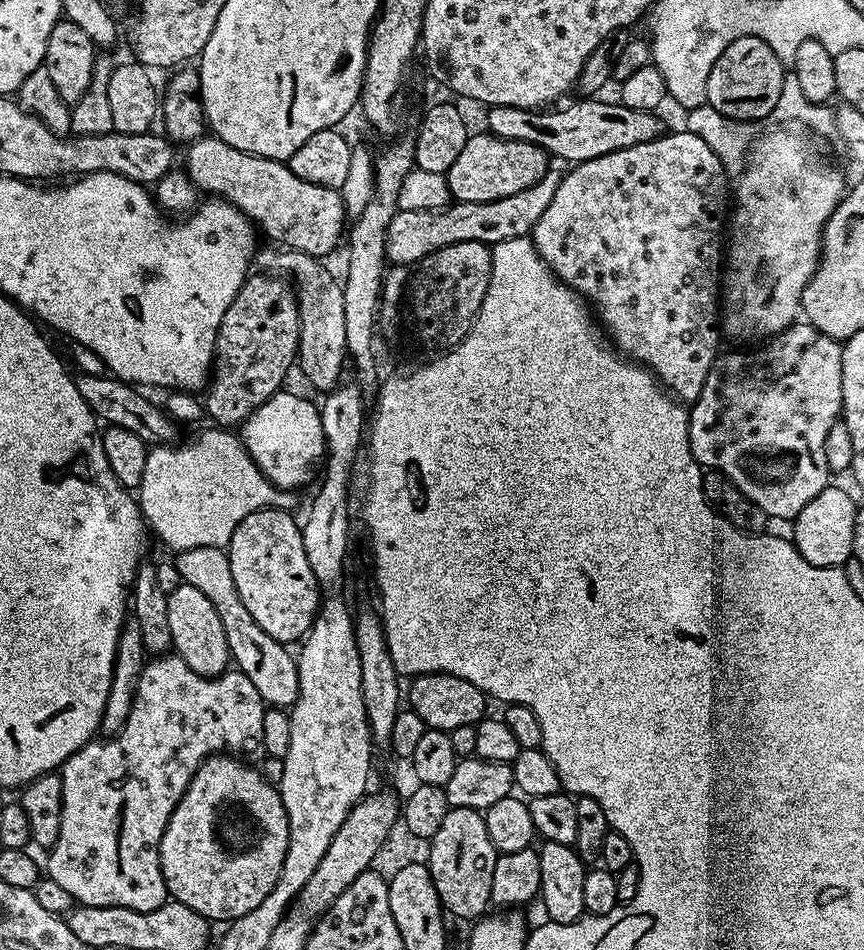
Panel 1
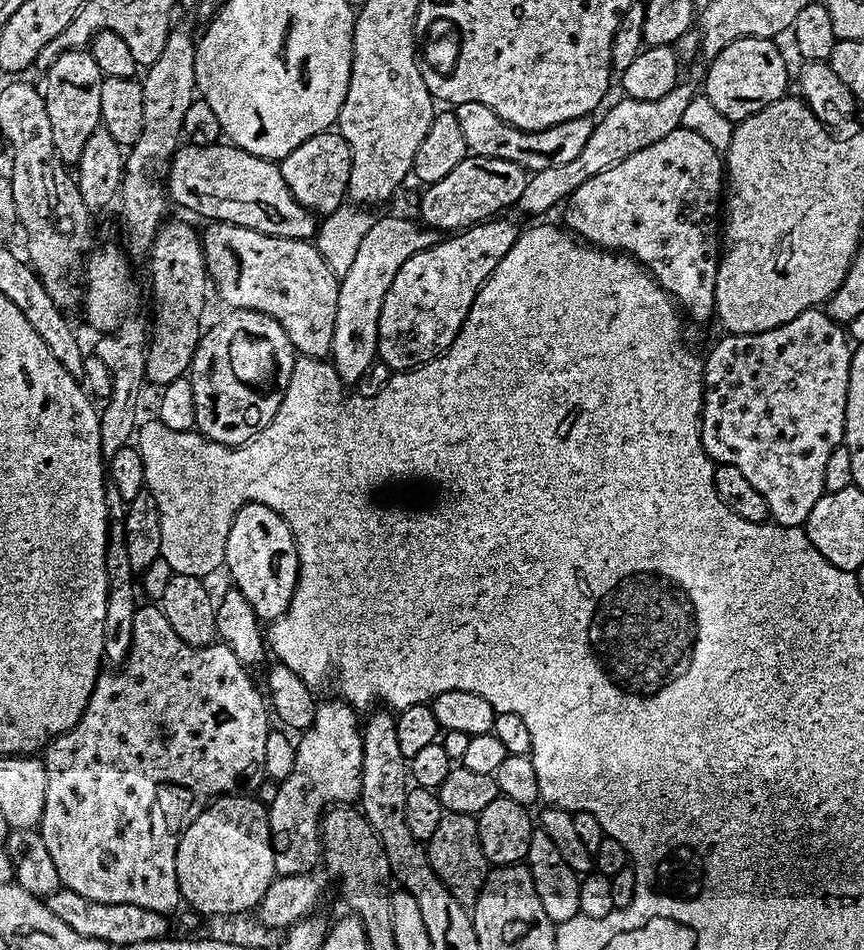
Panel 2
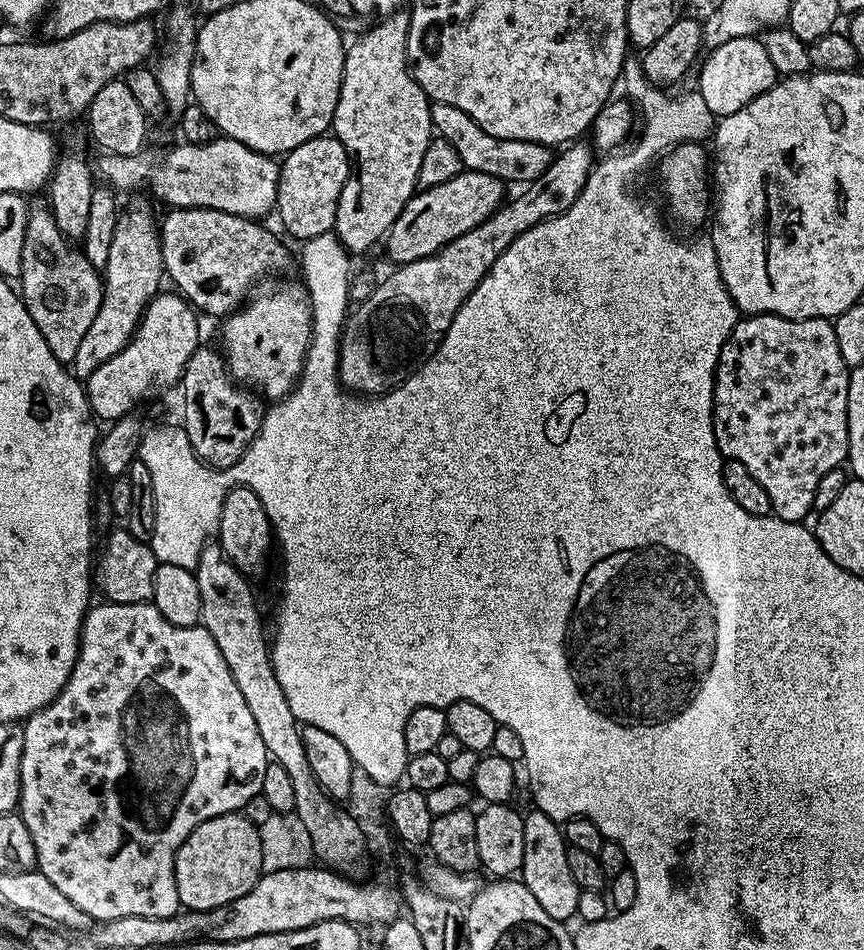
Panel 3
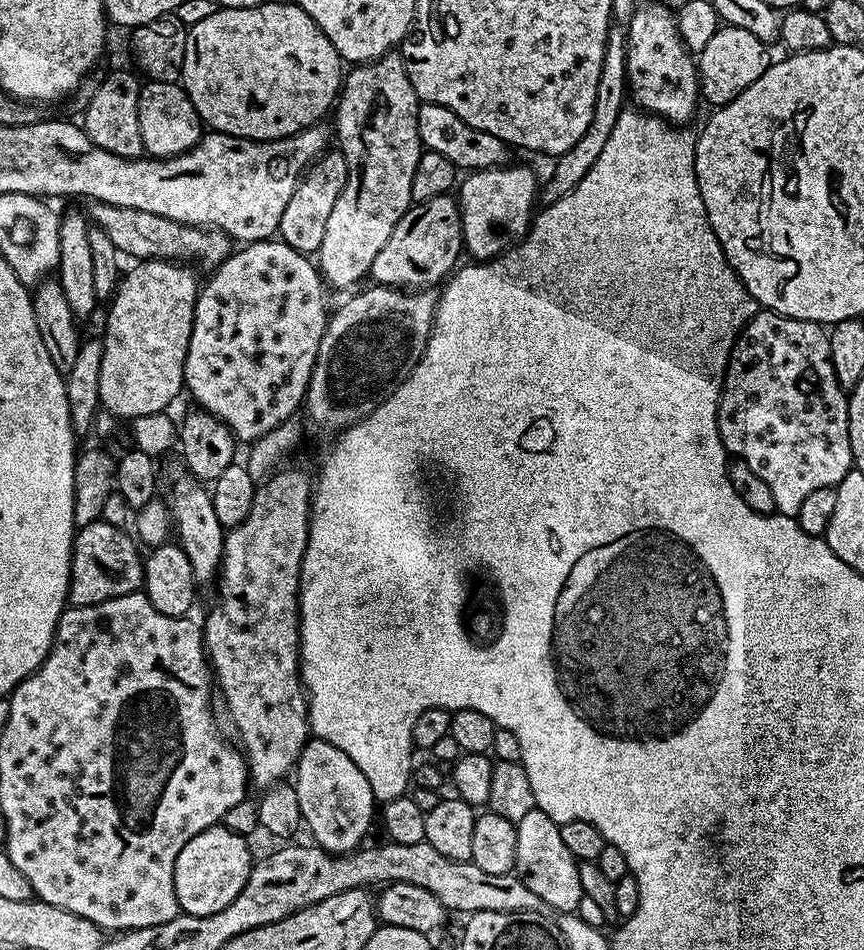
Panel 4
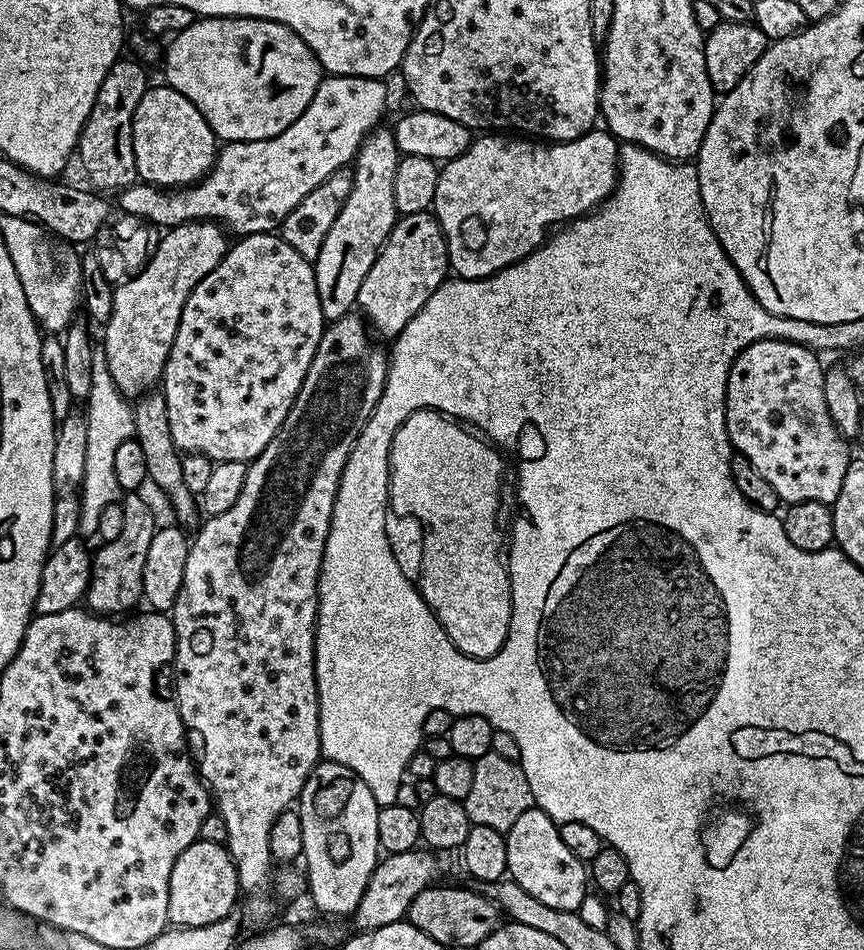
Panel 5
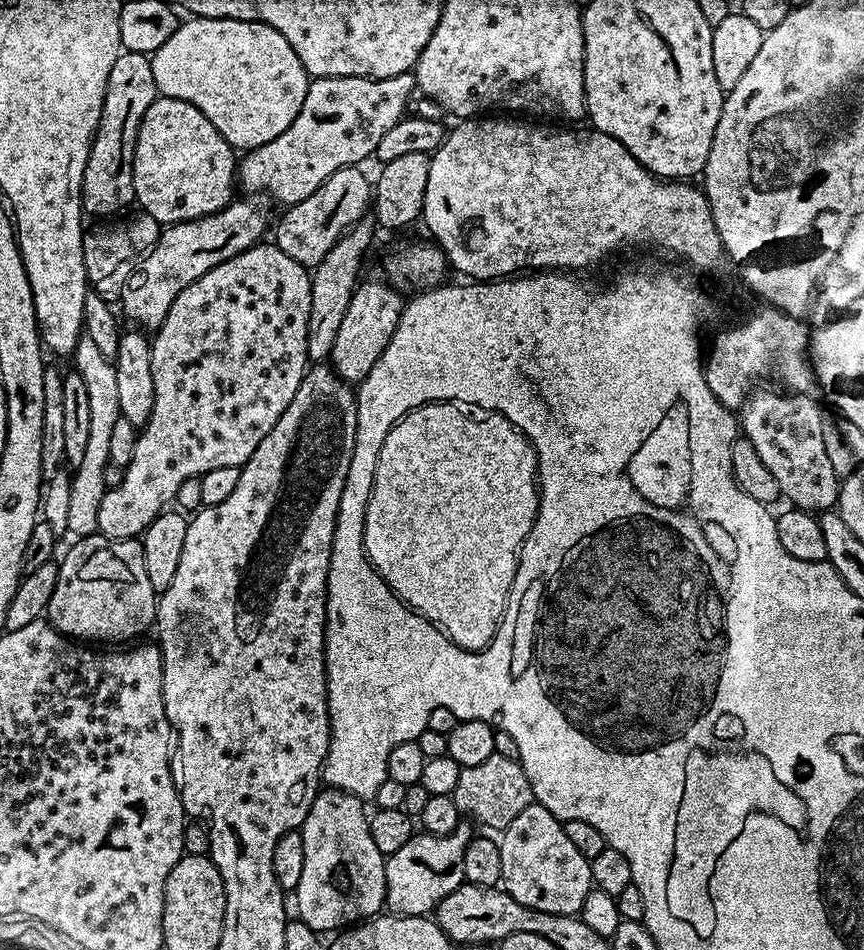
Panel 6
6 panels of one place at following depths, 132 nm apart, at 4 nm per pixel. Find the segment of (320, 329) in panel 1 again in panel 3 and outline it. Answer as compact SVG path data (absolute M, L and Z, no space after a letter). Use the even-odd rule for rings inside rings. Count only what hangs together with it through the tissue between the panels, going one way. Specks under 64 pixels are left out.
M172 208L159 221L158 227L160 229L160 245L162 246L162 262L164 263L164 271L167 279L173 280L175 291L179 295L183 296L197 313L203 314L204 312L208 316L217 316L217 318L223 318L231 316L233 312L237 311L249 299L250 293L255 289L256 285L261 280L271 277L274 272L280 272L288 264L288 248L271 232L268 228L263 228L263 223L256 220L248 220L245 216L239 216L238 214L226 214L222 210L214 210L213 208Z

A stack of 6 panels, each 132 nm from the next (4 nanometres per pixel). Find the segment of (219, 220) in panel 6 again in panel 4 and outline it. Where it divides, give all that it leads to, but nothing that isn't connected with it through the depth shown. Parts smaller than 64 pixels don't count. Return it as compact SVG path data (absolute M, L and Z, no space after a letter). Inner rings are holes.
M141 260L132 267L136 268L130 269L129 272L127 269L126 275L121 279L114 295L111 297L110 303L107 305L107 307L109 306L108 321L104 324L104 336L102 335L102 343L104 345L102 350L102 374L98 374L100 408L113 418L125 416L125 421L128 422L138 419L139 416L161 415L175 402L176 395L185 391L184 363L186 362L186 350L190 346L190 330L194 326L194 310L196 309L196 297L198 295L198 280L196 284L195 276L197 273L187 263L175 260Z

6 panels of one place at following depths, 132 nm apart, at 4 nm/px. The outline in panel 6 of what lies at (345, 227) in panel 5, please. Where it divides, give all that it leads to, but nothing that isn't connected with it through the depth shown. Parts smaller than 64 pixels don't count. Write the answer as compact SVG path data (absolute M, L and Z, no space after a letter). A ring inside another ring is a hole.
M371 219L359 220L344 233L342 239L322 258L322 262L311 273L312 293L310 294L310 322L306 334L306 350L309 361L324 362L334 350L334 338L338 338L338 330L342 327L342 317L346 315L346 306L350 306L350 298L356 293L356 285L361 283L360 267L364 264L364 255L372 244Z

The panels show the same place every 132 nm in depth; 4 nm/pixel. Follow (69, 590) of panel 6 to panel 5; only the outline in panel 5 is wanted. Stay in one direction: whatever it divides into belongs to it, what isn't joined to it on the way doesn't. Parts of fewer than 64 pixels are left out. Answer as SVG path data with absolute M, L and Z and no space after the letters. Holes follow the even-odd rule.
M139 491L123 493L120 501L123 510L122 533L105 541L93 555L92 580L85 592L85 601L87 607L97 614L122 614L131 611L130 608L139 605L143 599L142 571L145 570L147 551L150 550L158 521L153 508L140 495Z

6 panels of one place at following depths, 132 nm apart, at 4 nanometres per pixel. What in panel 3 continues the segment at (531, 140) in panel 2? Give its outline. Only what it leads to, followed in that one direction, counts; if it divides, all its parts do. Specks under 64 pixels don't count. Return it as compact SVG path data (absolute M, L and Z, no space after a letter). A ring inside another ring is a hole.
M433 103L432 126L439 139L450 142L450 146L458 150L458 158L462 158L467 171L490 174L509 185L527 186L531 184L550 167L554 159L553 149L549 145L521 140L503 140L494 138L494 134L486 134L486 130L482 130L482 126L478 126L474 118L470 118L470 114L462 114L458 106Z

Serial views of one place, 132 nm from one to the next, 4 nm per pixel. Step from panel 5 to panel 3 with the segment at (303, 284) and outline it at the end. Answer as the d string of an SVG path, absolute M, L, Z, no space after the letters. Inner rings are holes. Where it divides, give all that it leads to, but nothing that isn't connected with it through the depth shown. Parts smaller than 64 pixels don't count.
M277 279L261 280L254 289L254 295L243 305L242 310L223 317L221 324L224 325L220 328L220 344L218 343L224 363L228 365L229 376L249 389L259 390L263 399L268 402L283 400L295 388L297 380L300 379L306 350L312 341L312 306L307 291L299 283L280 284L275 280Z

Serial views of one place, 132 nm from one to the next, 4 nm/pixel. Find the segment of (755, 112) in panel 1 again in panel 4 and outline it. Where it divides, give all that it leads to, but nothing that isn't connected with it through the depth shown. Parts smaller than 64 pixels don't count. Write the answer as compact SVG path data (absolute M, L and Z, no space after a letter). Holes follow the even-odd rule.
M721 26L714 34L714 38L710 38L706 50L698 54L701 97L705 101L709 100L712 106L728 104L734 98L738 98L738 94L742 94L746 86L762 78L770 63L768 52L770 52L769 45L754 38L754 34L750 34L747 30Z

